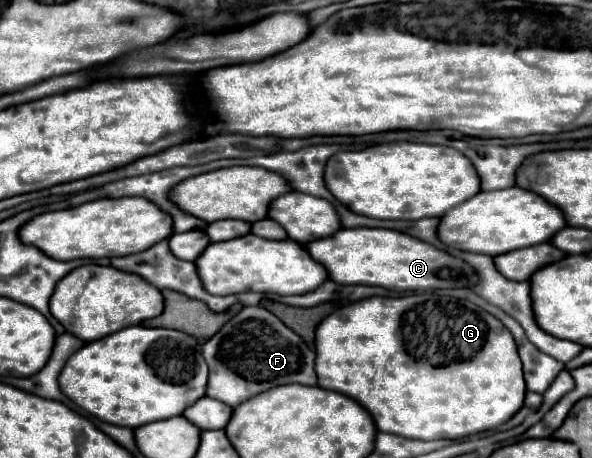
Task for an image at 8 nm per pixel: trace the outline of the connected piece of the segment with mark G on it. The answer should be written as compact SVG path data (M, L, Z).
M416 293L406 297L370 297L334 311L316 329L316 373L318 373L318 387L352 397L372 415L378 431L404 435L406 439L462 439L474 433L494 429L512 419L522 409L526 395L524 375L520 371L520 357L516 355L516 343L512 339L512 333L496 317L492 317L478 305L438 293Z

